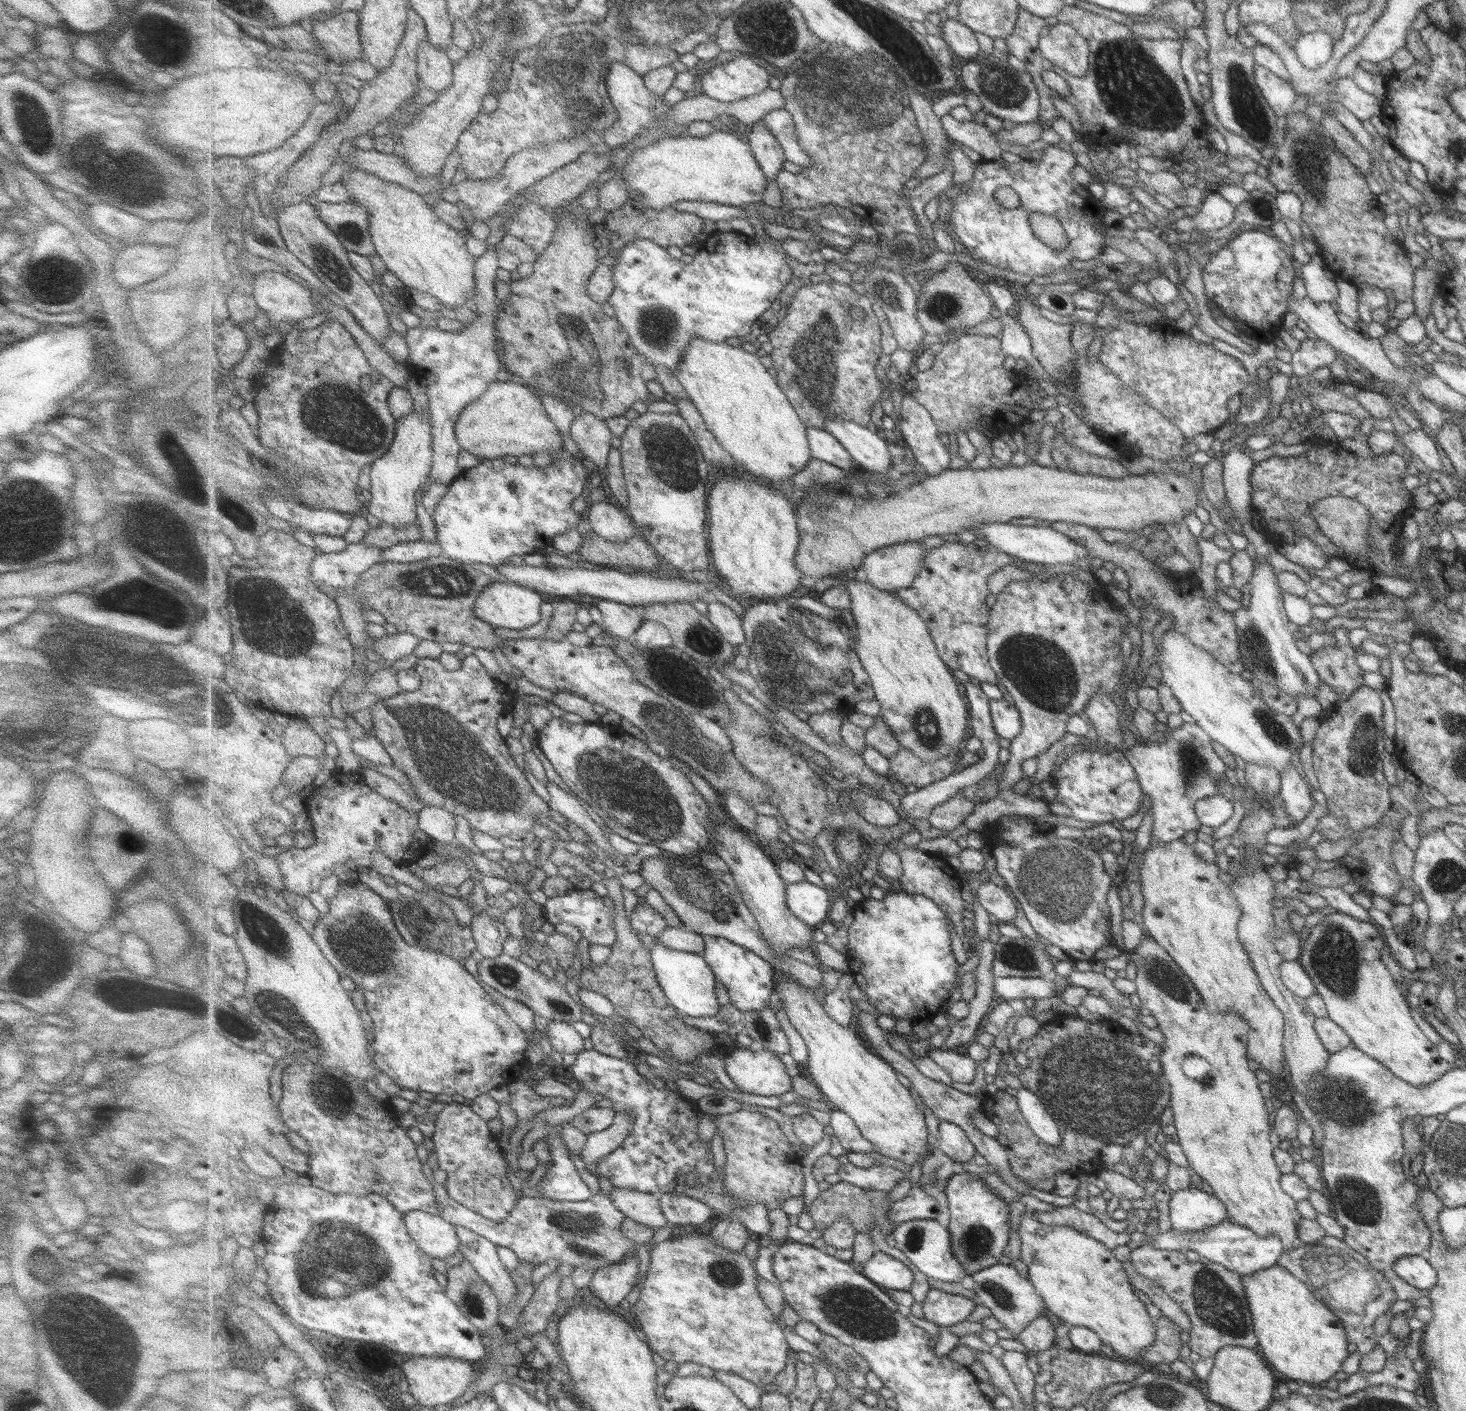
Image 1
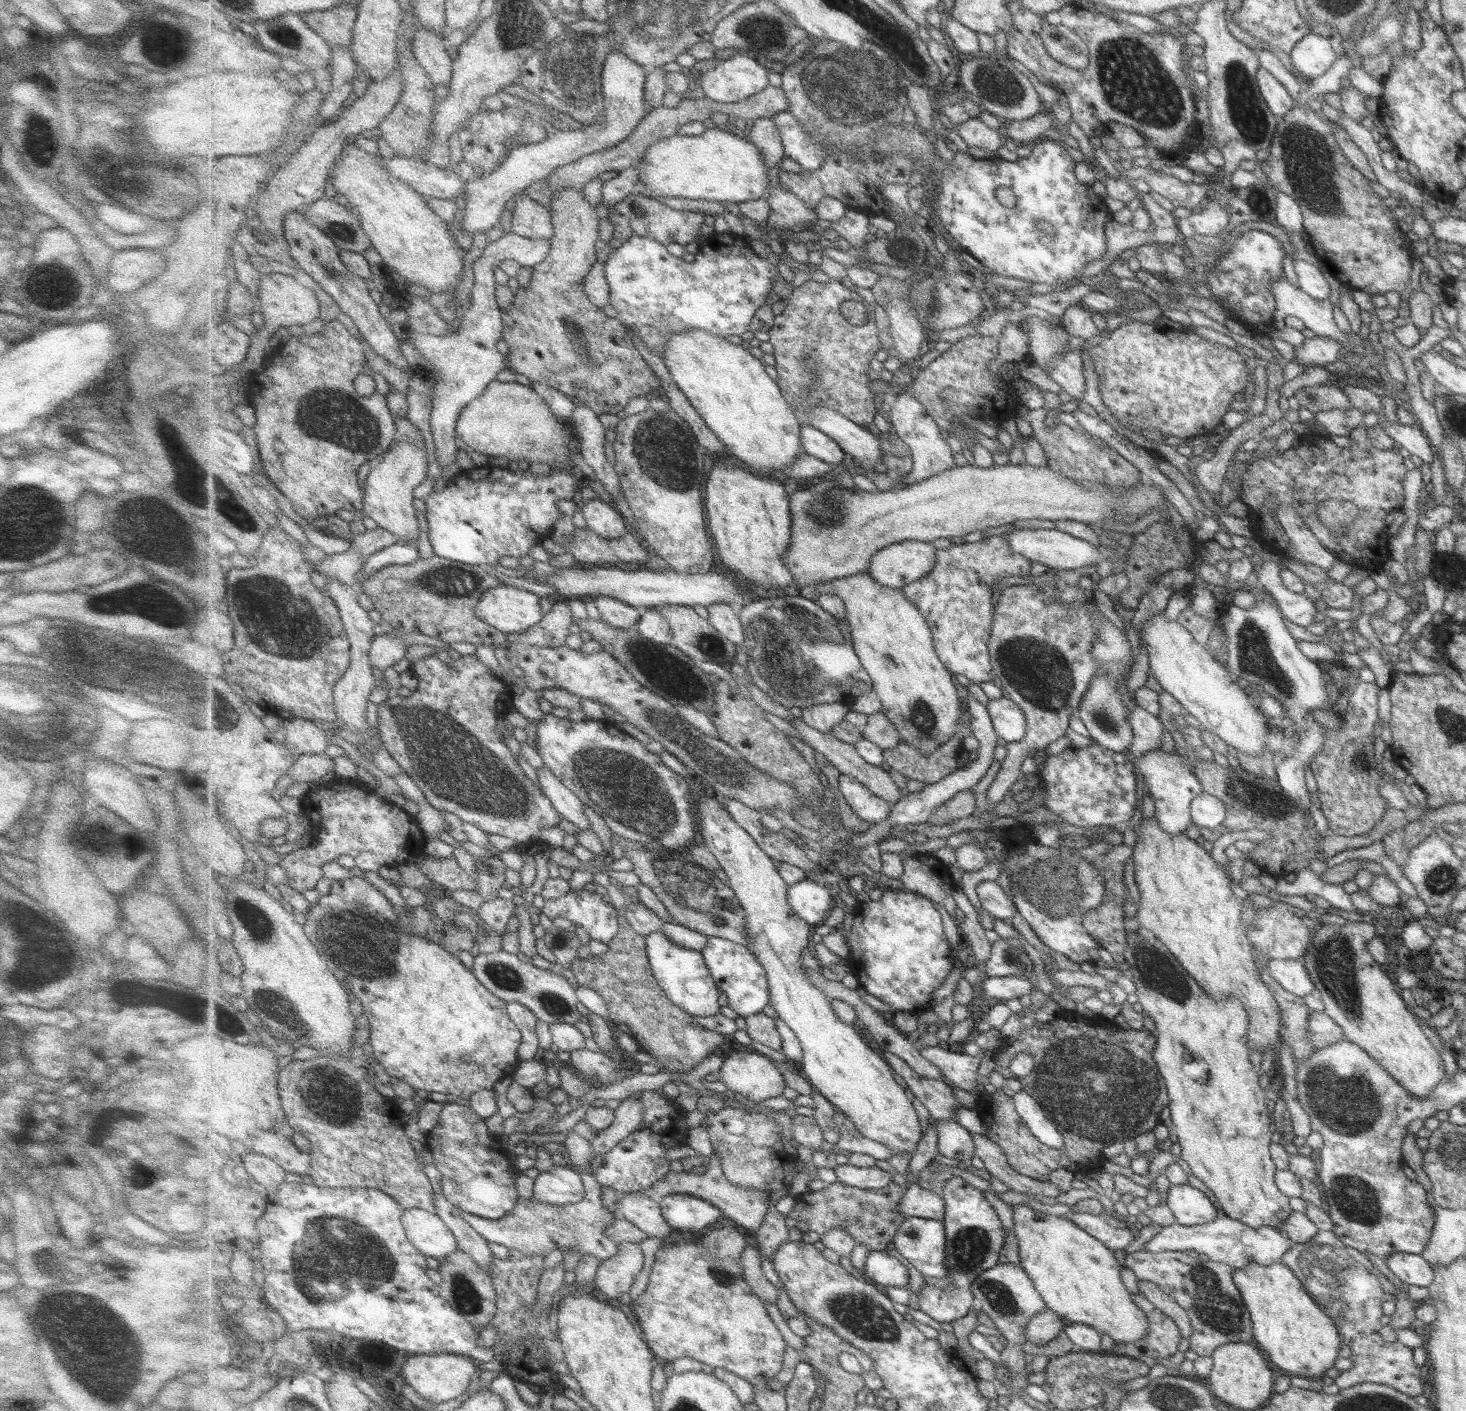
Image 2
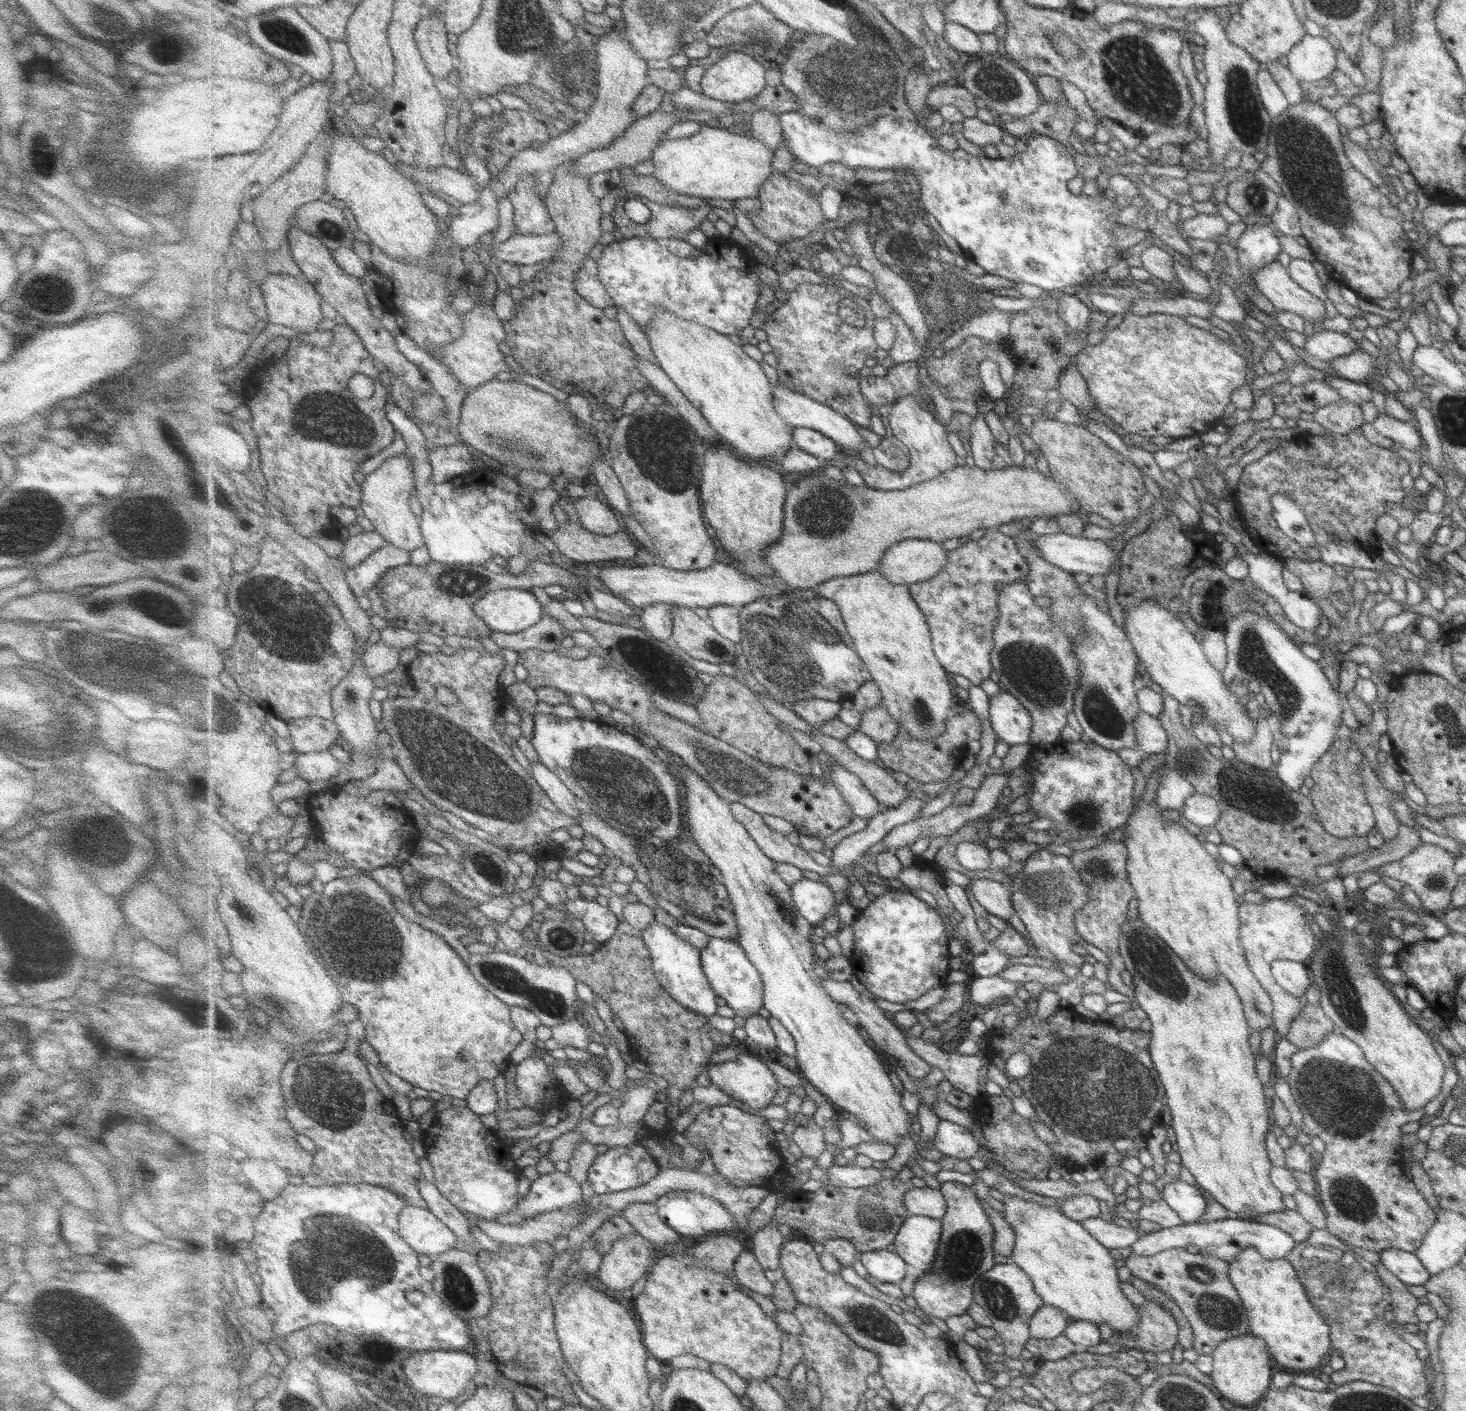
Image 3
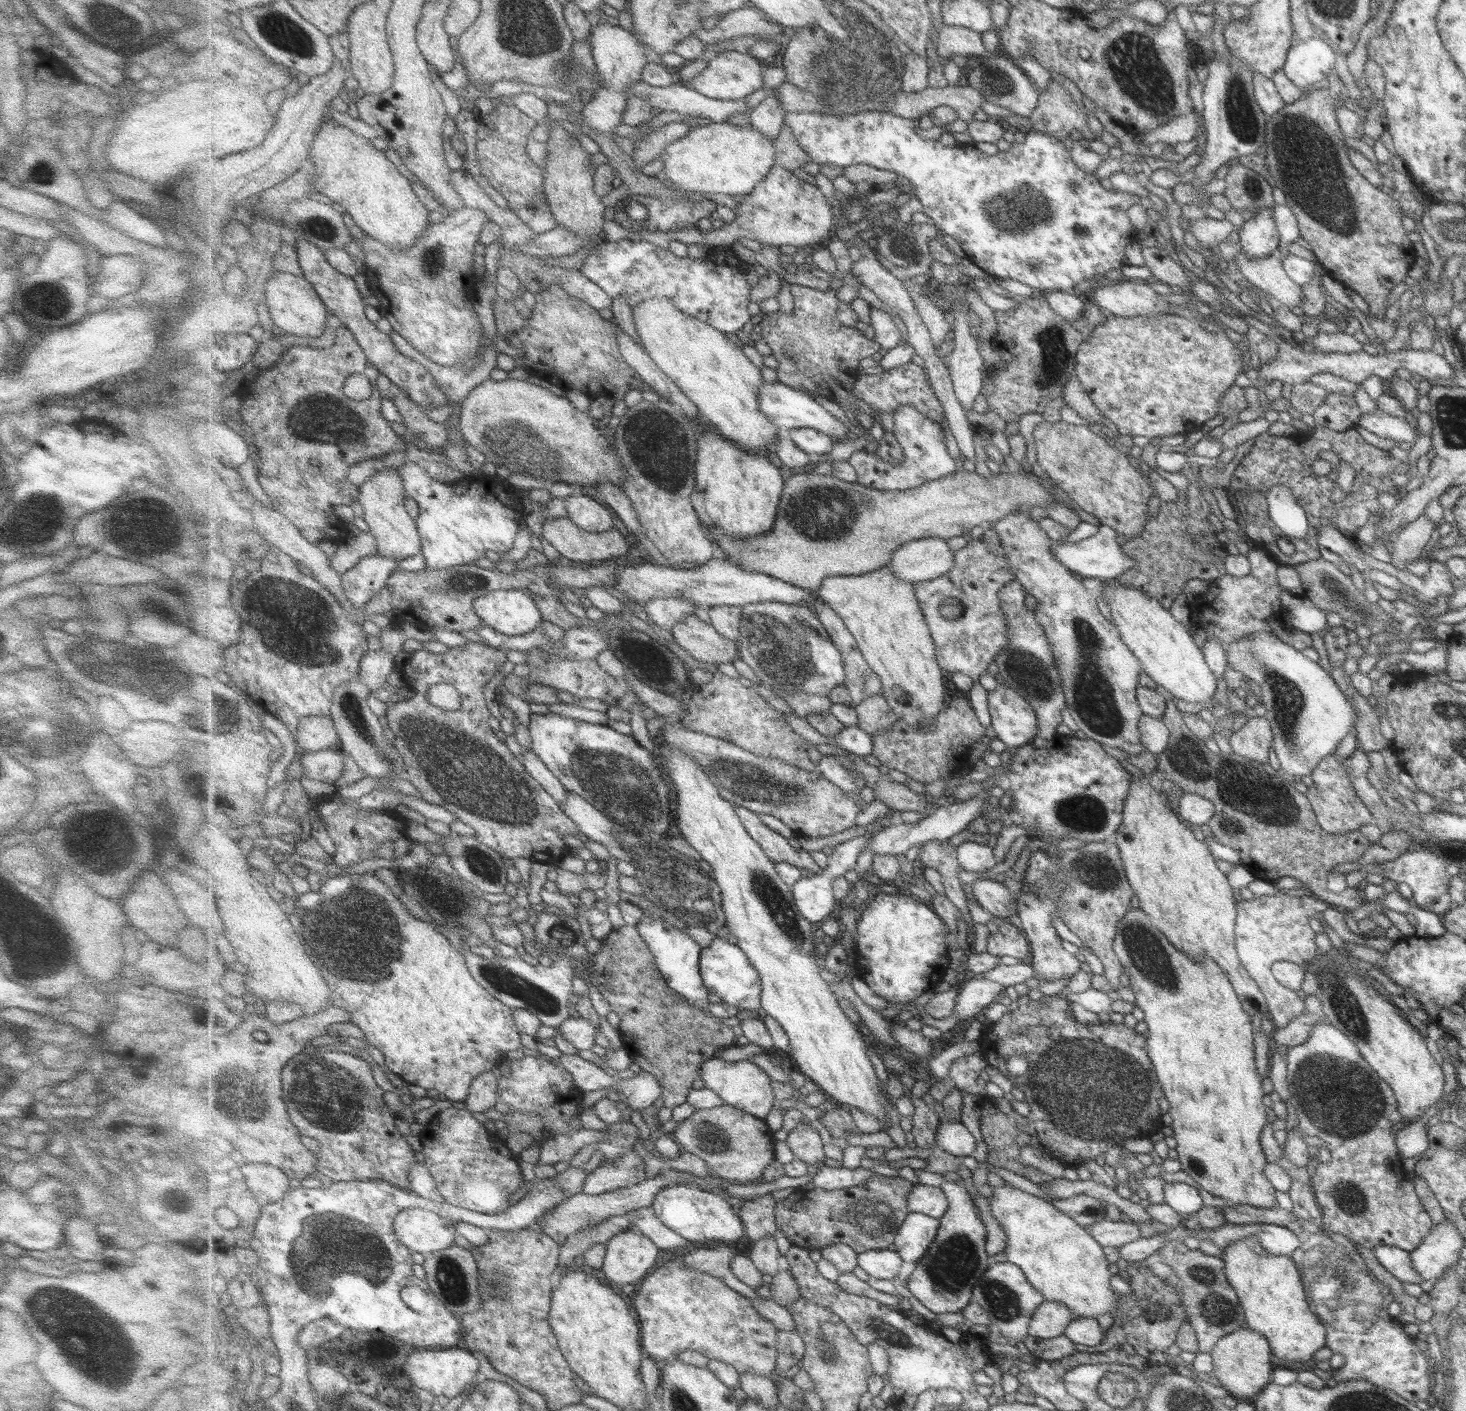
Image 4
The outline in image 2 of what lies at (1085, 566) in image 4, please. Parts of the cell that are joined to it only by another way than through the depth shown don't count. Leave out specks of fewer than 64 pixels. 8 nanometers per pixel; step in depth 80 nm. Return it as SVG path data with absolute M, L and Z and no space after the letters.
M1016 528L1010 533L1004 534L1006 540L1009 540L1011 549L1019 555L1025 556L1035 564L1043 564L1049 569L1055 570L1075 570L1075 568L1085 568L1093 566L1105 560L1099 553L1099 549L1090 542L1071 536L1059 529L1030 529Z

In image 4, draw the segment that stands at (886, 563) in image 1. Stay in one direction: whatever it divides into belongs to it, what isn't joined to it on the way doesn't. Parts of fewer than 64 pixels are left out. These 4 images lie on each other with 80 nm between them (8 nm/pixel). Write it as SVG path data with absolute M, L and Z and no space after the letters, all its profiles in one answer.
M942 537L910 541L895 552L888 564L899 580L913 584L935 581L954 567L955 552Z

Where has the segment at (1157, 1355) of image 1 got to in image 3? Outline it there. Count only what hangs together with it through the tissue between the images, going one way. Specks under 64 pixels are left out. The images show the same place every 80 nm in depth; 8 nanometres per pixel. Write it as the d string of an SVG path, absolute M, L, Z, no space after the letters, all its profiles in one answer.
M1144 1300L1141 1307L1135 1306L1140 1320L1132 1330L1126 1332L1114 1332L1099 1346L1087 1348L1087 1352L1095 1355L1107 1355L1110 1353L1123 1353L1129 1348L1140 1350L1141 1353L1151 1358L1160 1352L1171 1354L1173 1346L1177 1342L1177 1323L1171 1313L1164 1310L1161 1305L1153 1301Z

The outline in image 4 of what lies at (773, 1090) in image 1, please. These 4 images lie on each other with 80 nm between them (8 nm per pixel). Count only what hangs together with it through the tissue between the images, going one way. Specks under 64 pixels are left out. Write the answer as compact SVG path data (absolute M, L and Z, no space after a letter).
M717 1056L711 1060L706 1060L702 1064L700 1078L703 1080L705 1088L713 1090L725 1102L724 1104L743 1109L760 1119L769 1116L774 1107L776 1099L775 1094L773 1094L773 1086L771 1086L773 1080L770 1074L763 1070L763 1067L751 1061L750 1058L729 1062Z

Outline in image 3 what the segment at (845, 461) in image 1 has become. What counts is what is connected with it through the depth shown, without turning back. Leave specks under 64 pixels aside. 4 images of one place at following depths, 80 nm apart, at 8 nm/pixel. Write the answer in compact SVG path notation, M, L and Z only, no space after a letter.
M797 427L794 430L794 441L799 449L826 463L835 460L835 456L841 450L838 444L825 433L810 428Z

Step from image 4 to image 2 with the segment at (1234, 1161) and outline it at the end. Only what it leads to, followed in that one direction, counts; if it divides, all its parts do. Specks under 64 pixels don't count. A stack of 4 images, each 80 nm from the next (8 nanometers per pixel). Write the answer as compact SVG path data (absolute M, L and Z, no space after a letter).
M1138 926L1135 932L1127 933L1127 948L1123 951L1124 961L1127 962L1129 969L1128 975L1132 977L1135 985L1134 994L1137 996L1135 1007L1138 1010L1144 1010L1145 1014L1149 1016L1149 1020L1153 1022L1155 1031L1153 1036L1156 1043L1153 1047L1154 1063L1158 1065L1159 1072L1162 1073L1163 1080L1167 1085L1167 1096L1170 1096L1170 1102L1167 1105L1171 1118L1171 1133L1175 1134L1177 1138L1177 1146L1180 1146L1180 1155L1183 1162L1188 1166L1189 1172L1197 1180L1200 1180L1212 1194L1222 1214L1225 1217L1247 1226L1248 1228L1257 1230L1262 1227L1267 1227L1273 1231L1279 1231L1281 1221L1285 1221L1292 1210L1288 1203L1288 1196L1285 1196L1274 1183L1274 1172L1276 1168L1270 1159L1268 1146L1270 1145L1269 1136L1269 1115L1263 1105L1264 1092L1259 1088L1257 1083L1258 1071L1253 1069L1249 1059L1247 1059L1247 1052L1249 1050L1247 1043L1247 1017L1245 1009L1241 1003L1234 996L1226 996L1223 1000L1211 1000L1210 996L1181 968L1181 965L1171 956L1170 951L1157 940L1151 932Z

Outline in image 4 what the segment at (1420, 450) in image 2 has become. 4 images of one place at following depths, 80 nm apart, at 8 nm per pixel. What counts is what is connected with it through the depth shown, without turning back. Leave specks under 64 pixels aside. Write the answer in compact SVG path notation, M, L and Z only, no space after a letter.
M1374 410L1370 414L1359 414L1355 428L1361 427L1379 438L1392 440L1398 445L1408 447L1418 435L1410 419L1399 419Z

